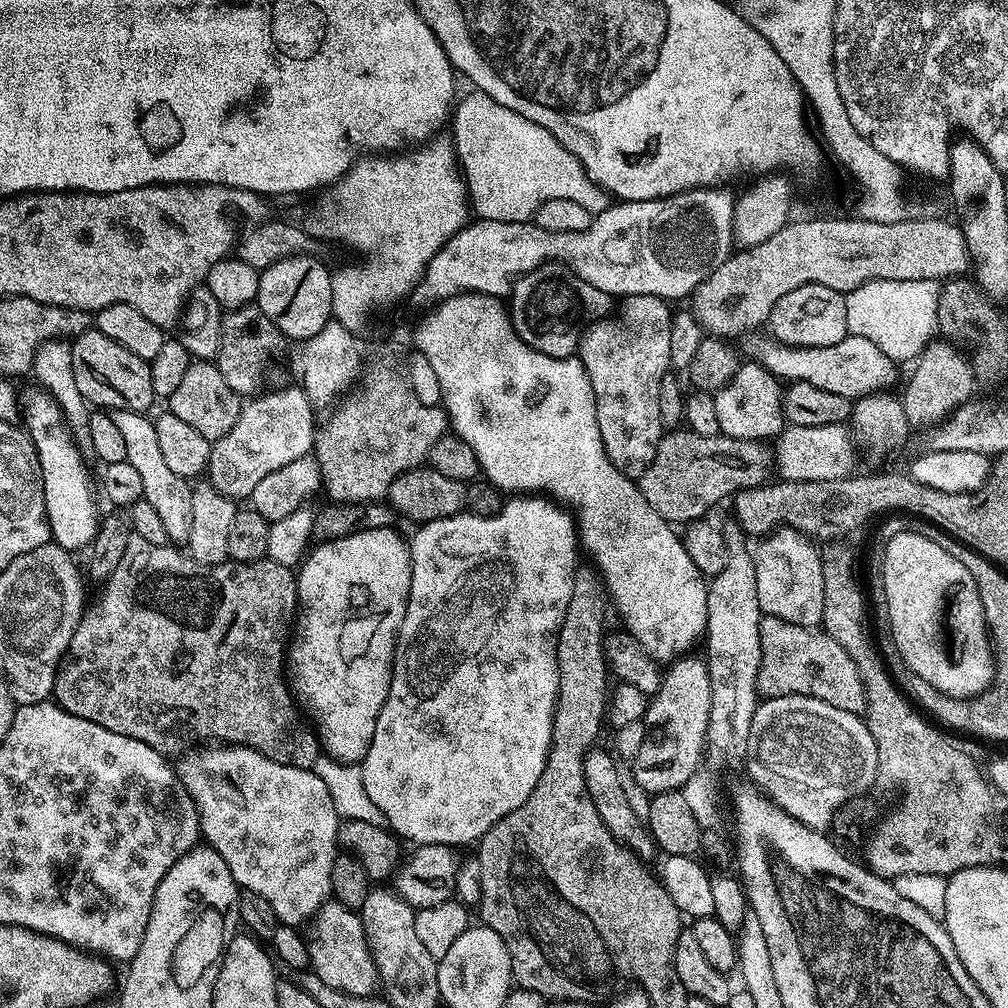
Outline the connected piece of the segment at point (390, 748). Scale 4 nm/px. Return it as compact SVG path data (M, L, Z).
M516 494L511 498L505 499L501 503L500 510L493 516L473 516L471 512L465 510L458 516L442 518L441 520L431 520L429 524L421 524L415 530L416 533L410 536L410 547L412 550L412 577L410 578L410 594L408 595L408 605L406 614L402 618L402 626L396 631L396 652L392 656L392 681L390 690L386 694L386 702L378 714L378 722L374 730L374 738L370 750L366 750L364 759L360 764L360 773L362 782L366 786L366 794L370 794L370 802L378 806L378 810L384 816L384 824L391 831L395 832L401 841L413 840L413 845L421 844L451 844L461 846L460 844L475 845L506 814L518 810L526 798L538 786L538 778L542 778L542 770L546 766L548 752L552 748L552 727L554 726L554 710L556 709L556 699L558 698L558 654L556 653L556 631L562 626L562 617L566 614L566 605L570 603L570 593L574 586L574 574L578 567L576 560L576 544L578 545L578 528L572 520L563 512L555 499L545 498L540 494Z

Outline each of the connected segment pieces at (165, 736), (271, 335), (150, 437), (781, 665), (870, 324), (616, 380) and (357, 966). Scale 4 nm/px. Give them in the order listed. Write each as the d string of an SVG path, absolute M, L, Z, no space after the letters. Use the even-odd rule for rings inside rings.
M135 534L130 538L130 542L126 542L126 554L122 554L122 562L118 562L118 566L106 577L105 584L108 585L100 596L100 608L85 607L84 615L80 617L74 630L74 638L70 638L70 646L64 651L64 658L60 661L52 687L54 703L78 718L86 718L86 722L98 722L98 726L114 730L114 734L138 738L138 742L146 742L146 746L158 750L166 758L176 755L179 757L184 754L179 752L186 751L191 744L196 744L199 740L212 740L208 742L253 748L258 754L274 762L315 769L316 759L322 755L320 742L315 731L309 725L307 728L306 725L300 724L299 718L296 717L298 705L286 679L286 649L290 644L294 617L298 612L296 576L293 569L267 558L256 560L253 564L200 564L193 560L187 551L180 549L179 552L176 548L179 547L168 544L153 546L151 542L146 542L146 538L138 538Z
M255 306L233 308L225 315L222 322L222 342L220 353L217 354L215 364L222 370L222 378L242 398L252 398L265 391L264 379L272 368L272 363L284 352L286 338L262 314L262 310Z
M113 408L110 415L114 418L122 438L126 438L126 460L130 466L138 469L142 478L142 494L144 500L150 502L150 507L159 515L164 524L169 541L186 542L190 538L190 498L192 484L184 480L162 459L162 450L158 447L156 425L142 412L131 412L125 408Z
M764 616L760 621L760 645L762 658L756 690L761 697L809 696L818 698L822 702L830 702L830 706L838 706L838 710L860 714L867 709L866 690L858 674L858 666L854 666L850 654L846 654L846 650L838 646L838 642L834 642L834 638L830 638L827 632L816 628L794 626L790 622L782 622L773 616Z
M935 280L866 282L845 295L846 326L849 336L870 338L893 362L915 361L937 335L938 296L941 285Z
M650 294L627 297L623 304L628 332L604 332L603 323L591 325L580 340L578 359L594 390L598 430L610 462L624 476L639 478L646 474L646 466L654 462L654 454L658 454L658 442L666 431L658 414L658 390L662 386L662 378L673 367L670 358L670 326L674 312L668 309L671 308L669 301Z
M329 898L324 903L320 911L314 917L314 925L316 929L313 930L312 936L310 935L310 943L308 945L308 954L310 957L311 971L316 973L318 978L322 978L322 982L326 982L326 986L330 986L339 992L345 992L351 996L369 996L377 986L378 977L376 974L376 963L372 957L372 947L368 944L366 938L366 930L364 923L360 921L359 911L346 907L335 898Z

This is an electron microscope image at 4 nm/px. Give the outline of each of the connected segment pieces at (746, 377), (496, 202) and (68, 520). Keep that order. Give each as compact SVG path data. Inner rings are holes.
M744 362L734 378L726 382L719 392L715 393L718 406L718 426L721 433L735 440L758 440L768 442L779 437L786 427L782 410L782 384L771 372L755 362Z
M472 90L469 93L457 101L452 112L452 148L468 192L469 205L479 219L527 223L535 217L540 205L553 199L569 199L570 202L585 207L592 215L600 213L606 207L604 190L593 183L584 167L545 127L494 102L485 92Z
M41 386L21 391L22 424L35 446L42 466L49 533L55 543L71 552L89 547L96 536L100 510L96 504L96 486L86 462L78 450L71 427L55 397Z

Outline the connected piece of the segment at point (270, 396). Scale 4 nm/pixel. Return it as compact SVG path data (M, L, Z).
M300 386L280 388L277 392L265 391L249 399L241 407L234 430L213 443L207 477L220 492L230 497L251 497L254 486L258 486L266 474L274 474L278 466L286 466L294 462L294 458L309 455L313 451L317 431L315 414Z

